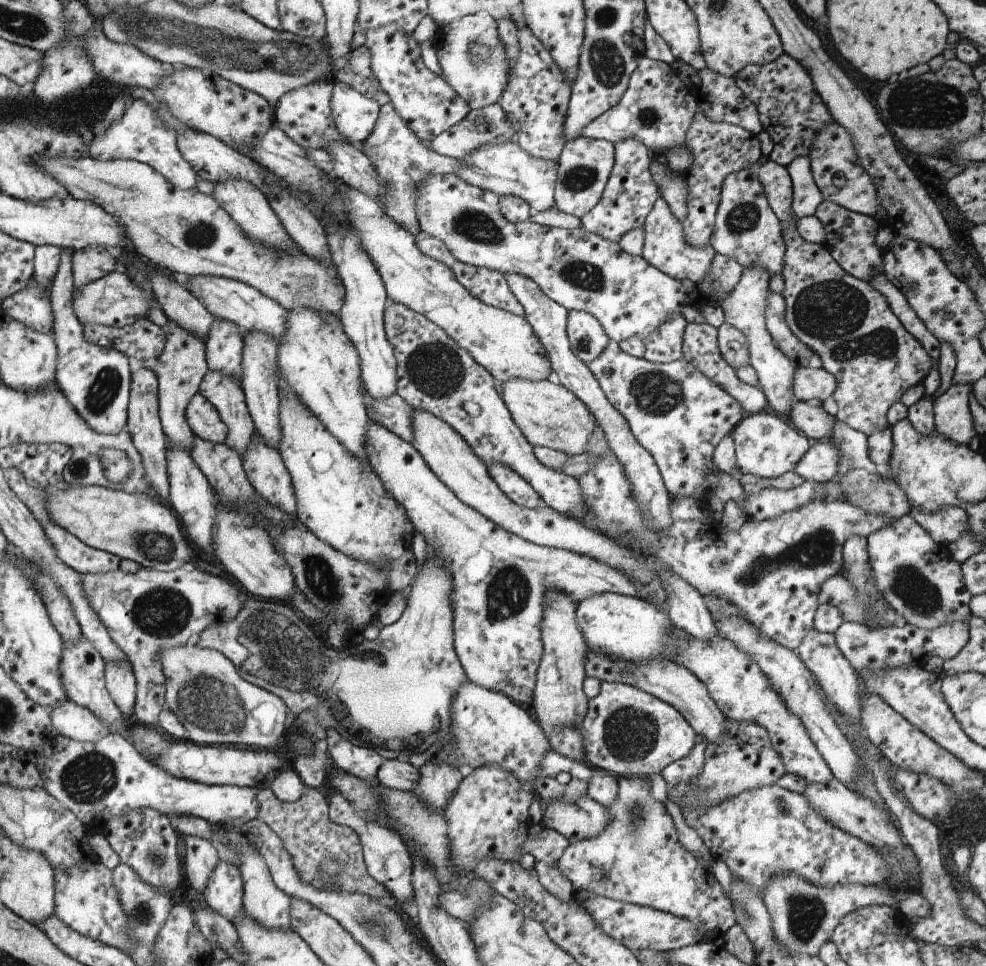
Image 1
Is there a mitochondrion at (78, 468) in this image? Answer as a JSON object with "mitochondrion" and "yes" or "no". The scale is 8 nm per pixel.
{"mitochondrion":"no"}

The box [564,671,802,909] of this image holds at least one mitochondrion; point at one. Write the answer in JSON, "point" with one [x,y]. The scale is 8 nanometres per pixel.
{"point":[629,734]}

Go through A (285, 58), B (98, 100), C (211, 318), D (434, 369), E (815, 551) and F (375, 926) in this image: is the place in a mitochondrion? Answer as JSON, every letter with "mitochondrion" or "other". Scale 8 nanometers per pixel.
{"A":"mitochondrion","B":"other","C":"other","D":"mitochondrion","E":"mitochondrion","F":"mitochondrion"}

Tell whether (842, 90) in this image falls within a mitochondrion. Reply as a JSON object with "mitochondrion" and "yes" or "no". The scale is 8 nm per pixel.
{"mitochondrion":"no"}

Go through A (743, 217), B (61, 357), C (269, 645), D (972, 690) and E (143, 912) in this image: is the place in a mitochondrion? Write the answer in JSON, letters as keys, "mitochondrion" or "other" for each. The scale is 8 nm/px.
{"A":"mitochondrion","B":"other","C":"mitochondrion","D":"mitochondrion","E":"mitochondrion"}

